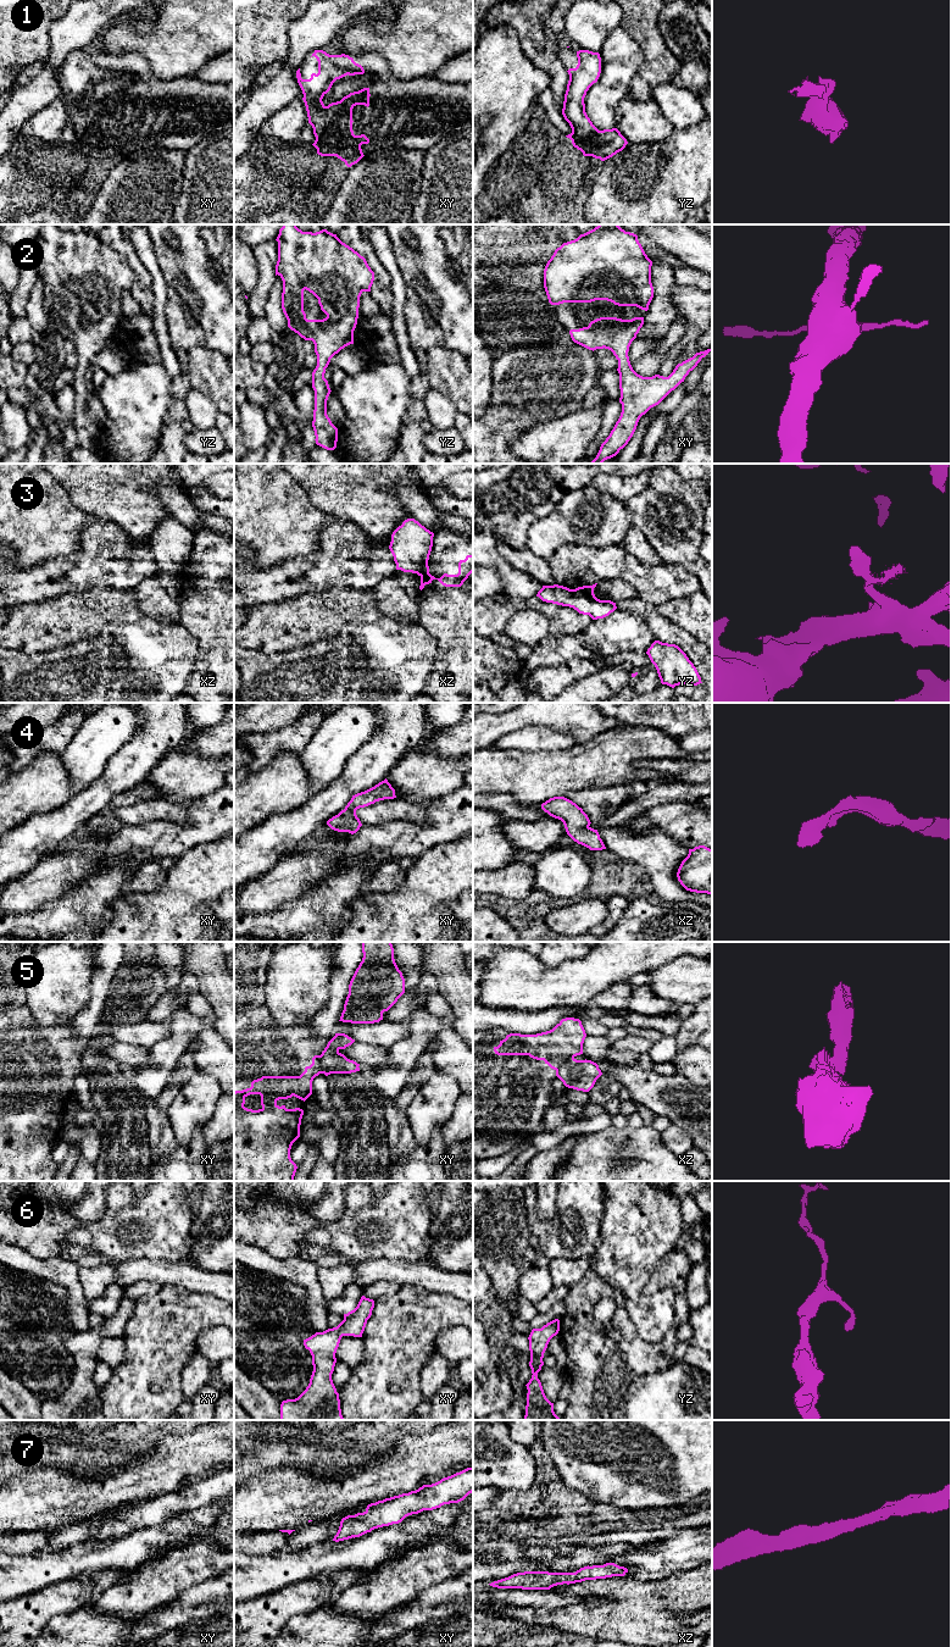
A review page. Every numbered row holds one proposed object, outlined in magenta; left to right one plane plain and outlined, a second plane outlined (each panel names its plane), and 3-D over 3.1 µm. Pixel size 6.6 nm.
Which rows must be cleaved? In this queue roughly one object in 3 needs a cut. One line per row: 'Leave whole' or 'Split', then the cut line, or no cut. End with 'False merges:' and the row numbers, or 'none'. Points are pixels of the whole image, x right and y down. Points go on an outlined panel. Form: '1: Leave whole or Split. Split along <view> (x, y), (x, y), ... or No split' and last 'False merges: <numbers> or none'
1: Leave whole. No split
2: Leave whole. No split
3: Split. Split along yz (572, 589), (596, 599)
4: Leave whole. No split
5: Split. Split along xy (318, 1055), (323, 1072)
6: Leave whole. No split
7: Leave whole. No split
False merges: 3, 5

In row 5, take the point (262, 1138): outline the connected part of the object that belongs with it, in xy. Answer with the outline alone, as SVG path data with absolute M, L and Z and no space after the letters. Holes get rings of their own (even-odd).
M315 1055L312 1064L306 1066L300 1076L262 1076L254 1080L250 1088L234 1092L234 1181L294 1181L297 1166L290 1158L290 1149L300 1137L304 1110L287 1109L285 1105L279 1107L277 1102L293 1096L305 1102L312 1094L313 1078L319 1074L323 1074L321 1059L319 1055ZM250 1094L261 1096L261 1109L252 1110L244 1107L245 1098Z

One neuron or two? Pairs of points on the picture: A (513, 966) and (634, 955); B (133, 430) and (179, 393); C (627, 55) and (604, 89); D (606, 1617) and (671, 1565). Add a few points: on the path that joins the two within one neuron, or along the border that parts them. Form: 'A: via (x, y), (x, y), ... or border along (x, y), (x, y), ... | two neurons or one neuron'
A: via (544, 976), (590, 976), (604, 966) | one neuron
B: border along (172, 380), (170, 397) | two neurons
C: via (619, 64), (616, 77), (612, 81) | one neuron
D: border along (682, 1571), (650, 1580), (626, 1576) | two neurons

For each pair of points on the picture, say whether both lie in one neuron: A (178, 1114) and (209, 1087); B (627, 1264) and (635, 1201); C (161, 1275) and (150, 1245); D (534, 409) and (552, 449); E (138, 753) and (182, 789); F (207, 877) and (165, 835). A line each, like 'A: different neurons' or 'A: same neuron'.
A: same neuron
B: same neuron
C: different neurons
D: different neurons
E: different neurons
F: different neurons

